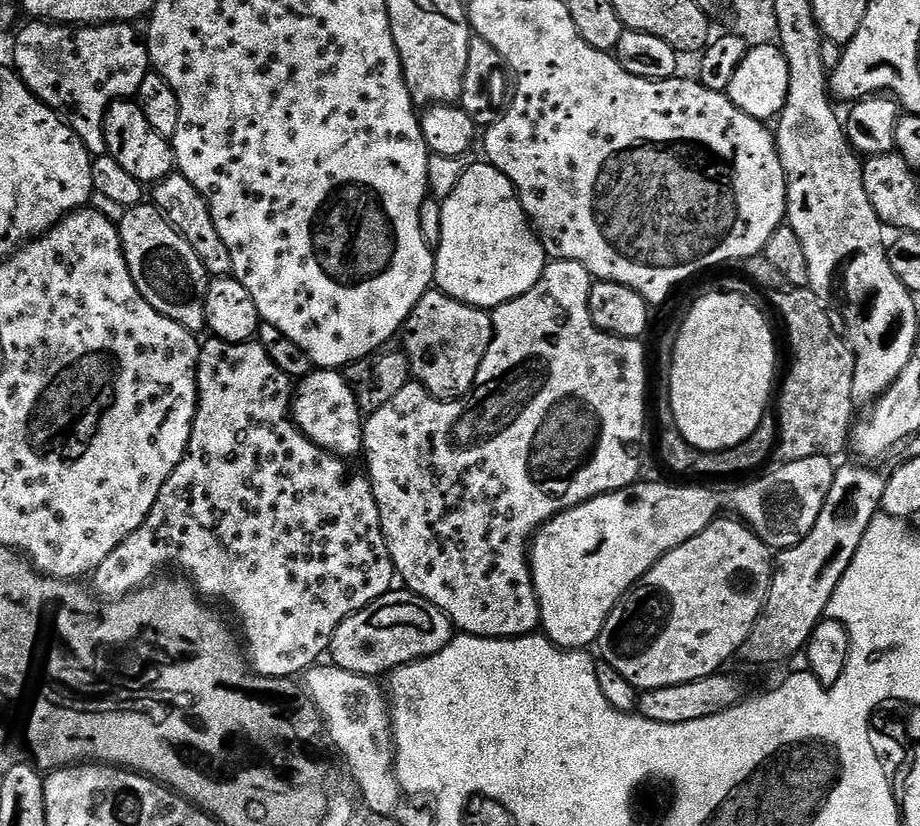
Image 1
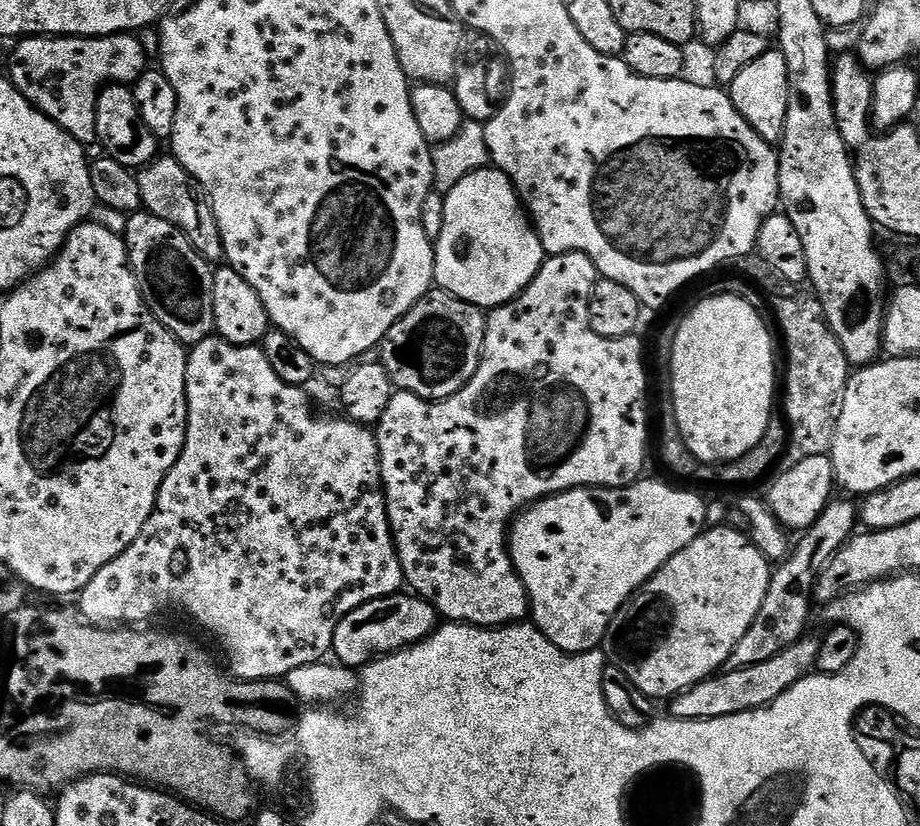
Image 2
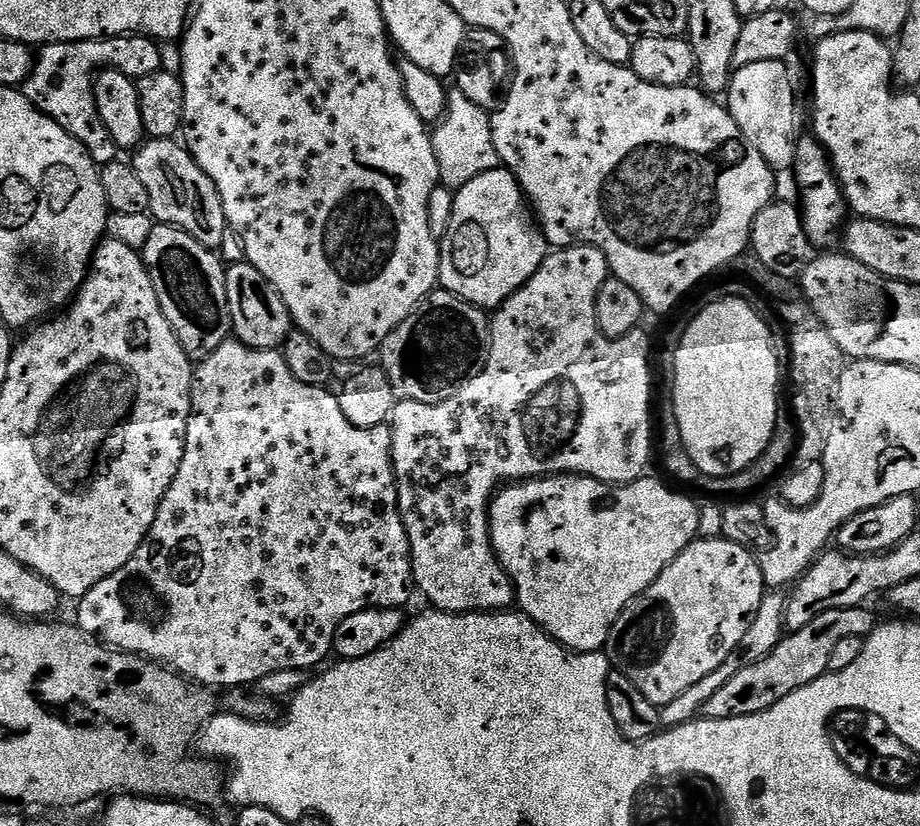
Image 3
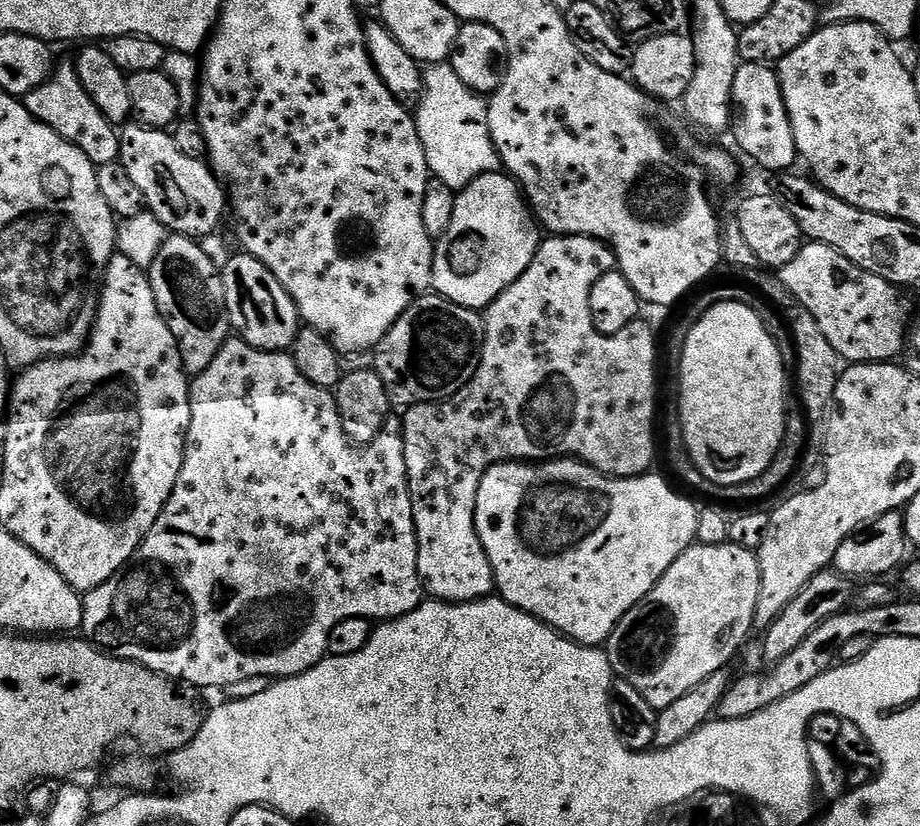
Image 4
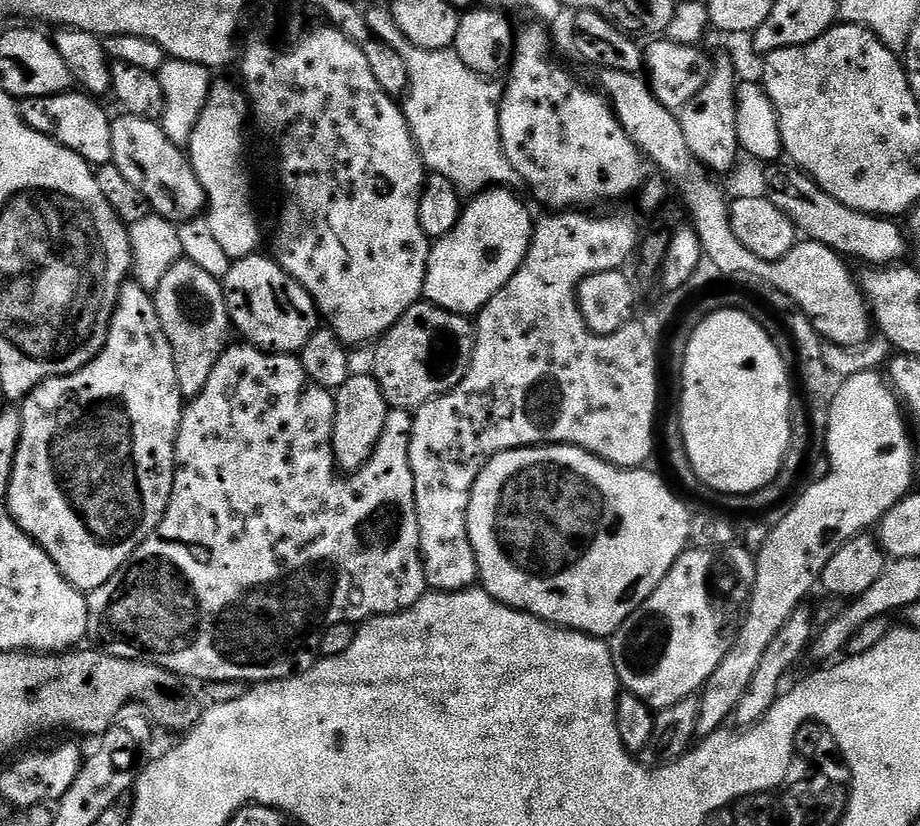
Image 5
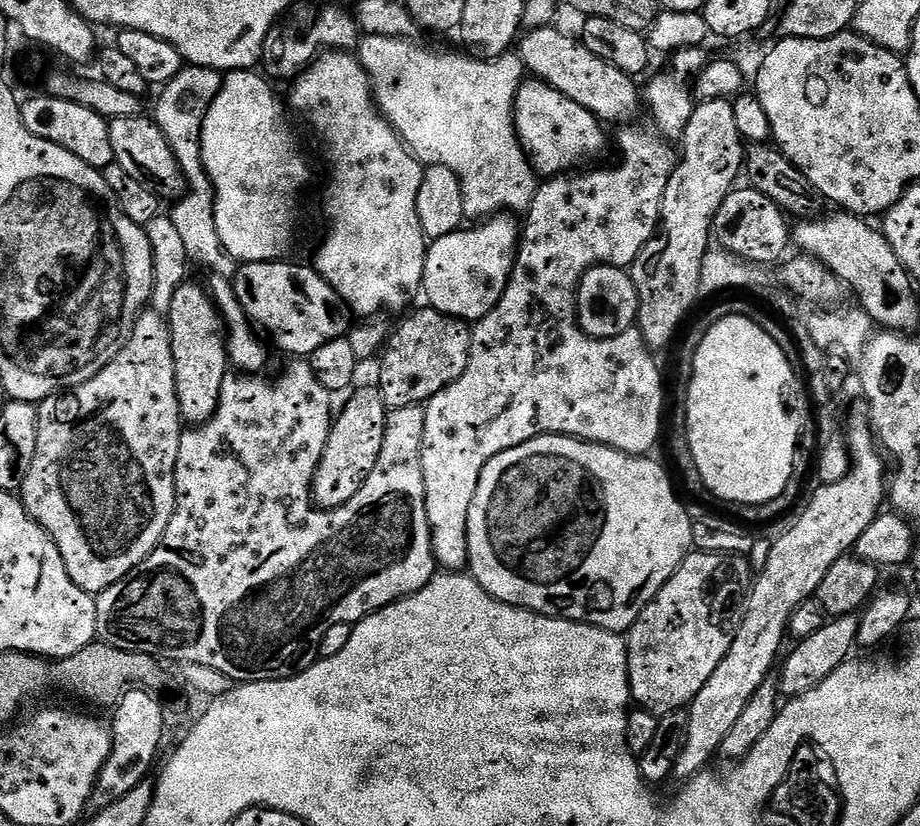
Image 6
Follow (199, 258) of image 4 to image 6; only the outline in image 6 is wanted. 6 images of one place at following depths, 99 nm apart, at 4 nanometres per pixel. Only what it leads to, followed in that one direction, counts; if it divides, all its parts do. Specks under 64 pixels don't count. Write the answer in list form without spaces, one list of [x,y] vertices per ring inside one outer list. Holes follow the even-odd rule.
[[[185,282],[174,290],[174,300],[170,302],[170,310],[167,314],[168,329],[172,335],[172,353],[174,354],[174,382],[178,406],[180,407],[180,419],[185,425],[199,426],[216,412],[218,398],[222,390],[224,377],[229,375],[228,347],[226,345],[226,325],[221,317],[216,303],[208,295],[203,287],[200,288],[193,282]]]

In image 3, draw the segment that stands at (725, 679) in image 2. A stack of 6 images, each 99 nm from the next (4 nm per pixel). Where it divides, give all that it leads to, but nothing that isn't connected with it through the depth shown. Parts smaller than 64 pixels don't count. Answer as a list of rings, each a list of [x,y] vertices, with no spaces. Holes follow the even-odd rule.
[[[835,608],[826,610],[826,614],[818,614],[810,626],[802,626],[802,630],[785,635],[778,647],[762,662],[754,662],[754,666],[746,666],[725,682],[714,693],[714,698],[706,702],[702,713],[705,720],[729,720],[730,718],[746,718],[750,714],[758,714],[770,710],[782,698],[794,694],[802,686],[810,686],[818,678],[829,673],[832,651],[842,642],[842,638],[867,638],[876,629],[878,617],[868,609]]]

